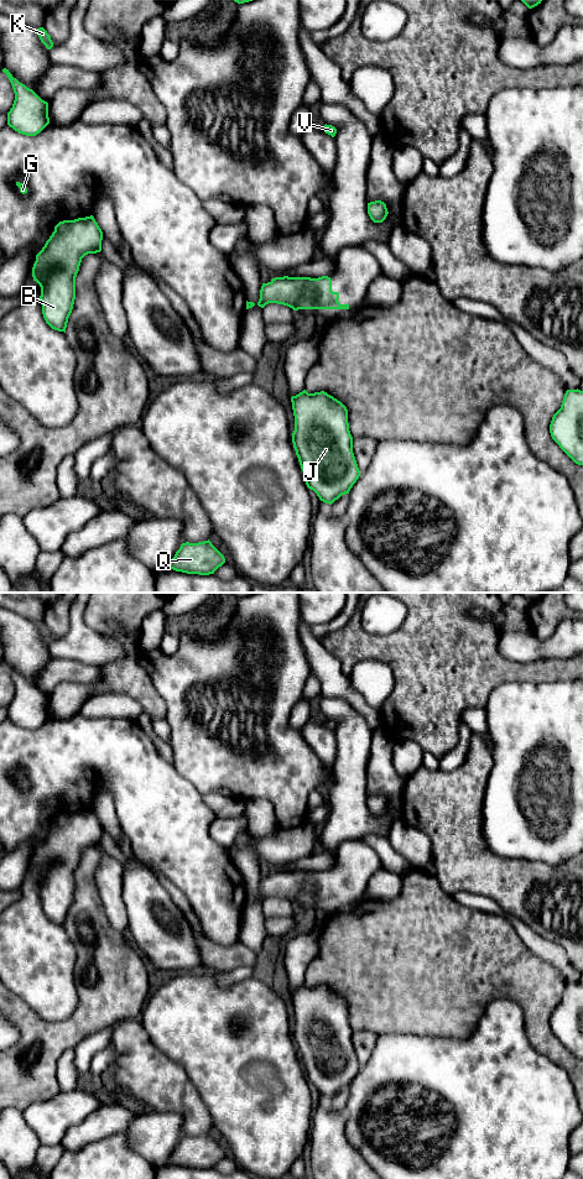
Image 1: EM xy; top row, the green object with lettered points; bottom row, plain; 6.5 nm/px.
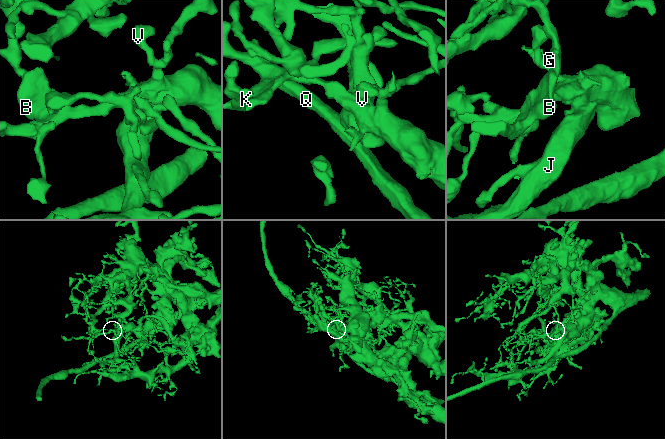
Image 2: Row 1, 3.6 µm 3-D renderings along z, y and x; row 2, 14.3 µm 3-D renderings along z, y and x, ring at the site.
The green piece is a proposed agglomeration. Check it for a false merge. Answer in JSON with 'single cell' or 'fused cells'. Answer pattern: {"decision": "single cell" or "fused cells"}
{"decision": "single cell"}

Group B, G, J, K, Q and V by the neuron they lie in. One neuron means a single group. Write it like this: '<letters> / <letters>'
B G J K Q V

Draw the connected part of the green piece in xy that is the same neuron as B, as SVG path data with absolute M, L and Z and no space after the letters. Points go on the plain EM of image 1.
M93 809L63 814L36 849L32 871L41 881L42 908L52 923L66 927L82 852L100 846L101 834L103 825Z

